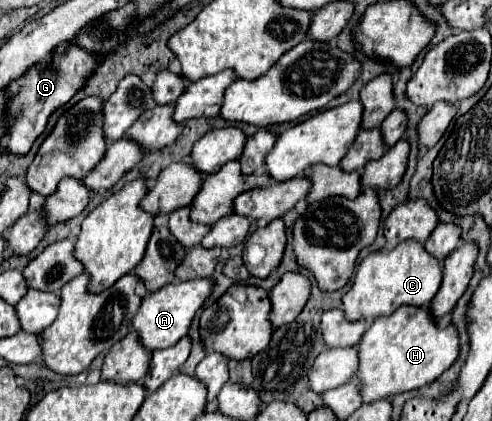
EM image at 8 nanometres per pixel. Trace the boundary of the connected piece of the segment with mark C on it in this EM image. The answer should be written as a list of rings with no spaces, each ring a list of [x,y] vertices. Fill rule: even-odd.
[[[407,240],[393,250],[379,250],[369,254],[355,276],[351,290],[343,296],[343,312],[349,322],[373,320],[379,316],[393,314],[399,306],[429,306],[441,286],[441,264],[429,260],[425,248]]]

